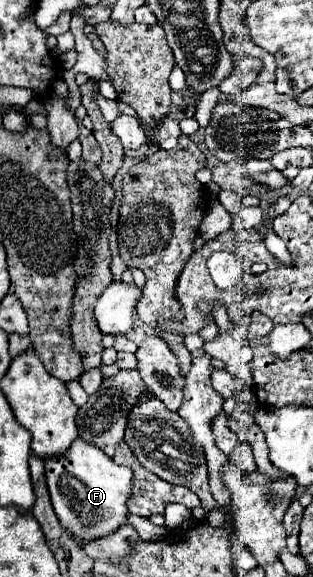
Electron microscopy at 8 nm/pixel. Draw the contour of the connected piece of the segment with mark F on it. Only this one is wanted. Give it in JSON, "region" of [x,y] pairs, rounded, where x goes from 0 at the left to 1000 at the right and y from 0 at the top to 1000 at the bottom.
{"region":[[[246,761],[227,771],[227,782],[214,782],[214,795],[144,799],[144,827],[182,899],[246,945],[342,931],[406,906],[406,868],[425,854],[425,816],[412,809],[367,806],[355,792],[316,782],[316,775],[291,775],[291,768]]]}

